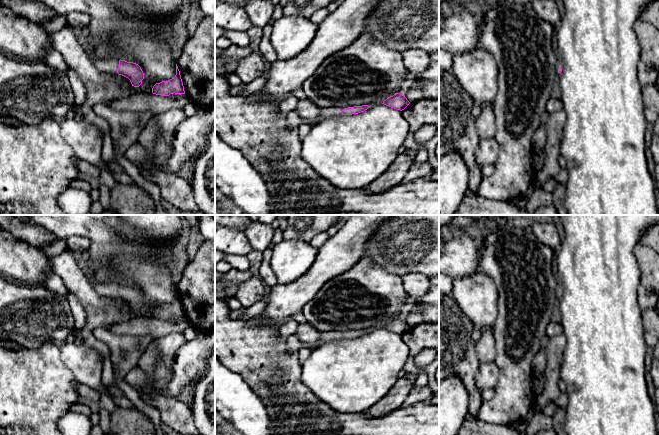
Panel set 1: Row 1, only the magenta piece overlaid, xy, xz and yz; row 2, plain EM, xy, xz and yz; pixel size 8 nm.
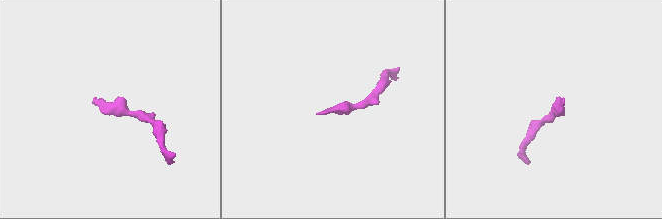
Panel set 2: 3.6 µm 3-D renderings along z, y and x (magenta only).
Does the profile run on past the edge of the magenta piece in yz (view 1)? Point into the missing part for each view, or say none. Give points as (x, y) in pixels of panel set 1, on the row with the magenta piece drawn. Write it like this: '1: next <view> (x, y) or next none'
1: next yz (559, 64)

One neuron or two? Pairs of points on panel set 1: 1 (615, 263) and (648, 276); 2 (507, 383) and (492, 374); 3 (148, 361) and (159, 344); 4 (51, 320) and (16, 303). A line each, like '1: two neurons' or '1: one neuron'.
1: two neurons
2: two neurons
3: one neuron
4: one neuron

